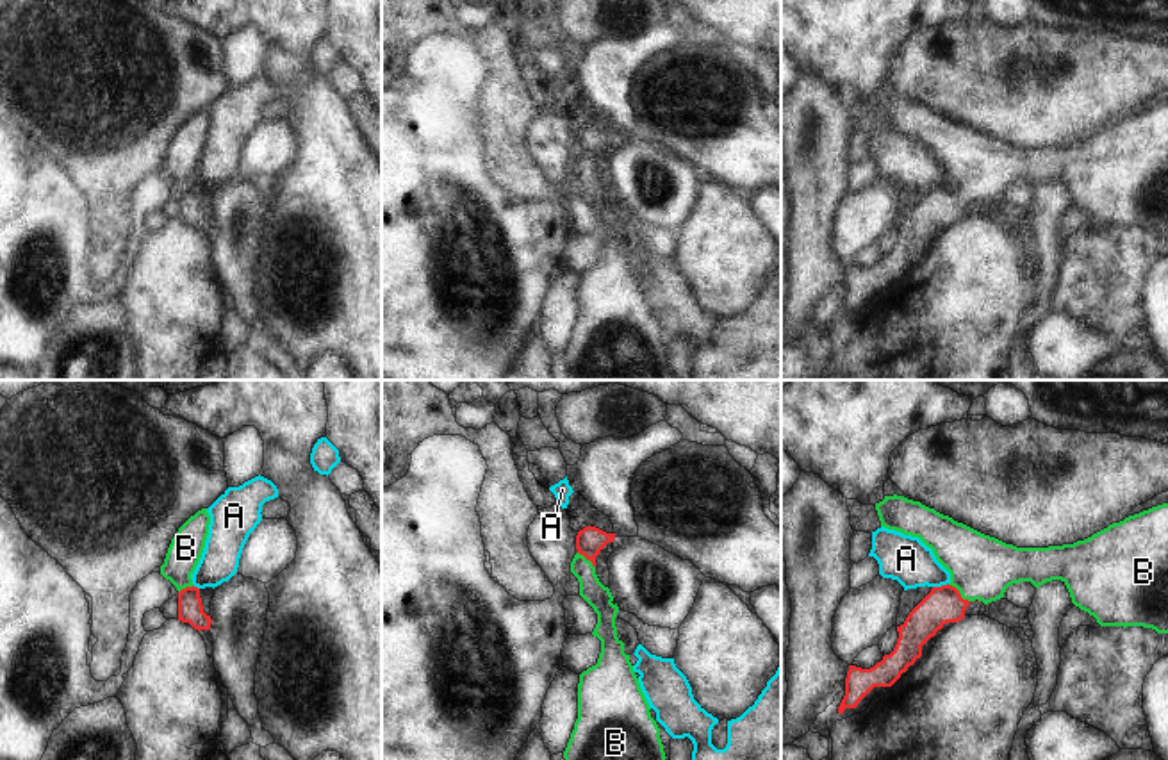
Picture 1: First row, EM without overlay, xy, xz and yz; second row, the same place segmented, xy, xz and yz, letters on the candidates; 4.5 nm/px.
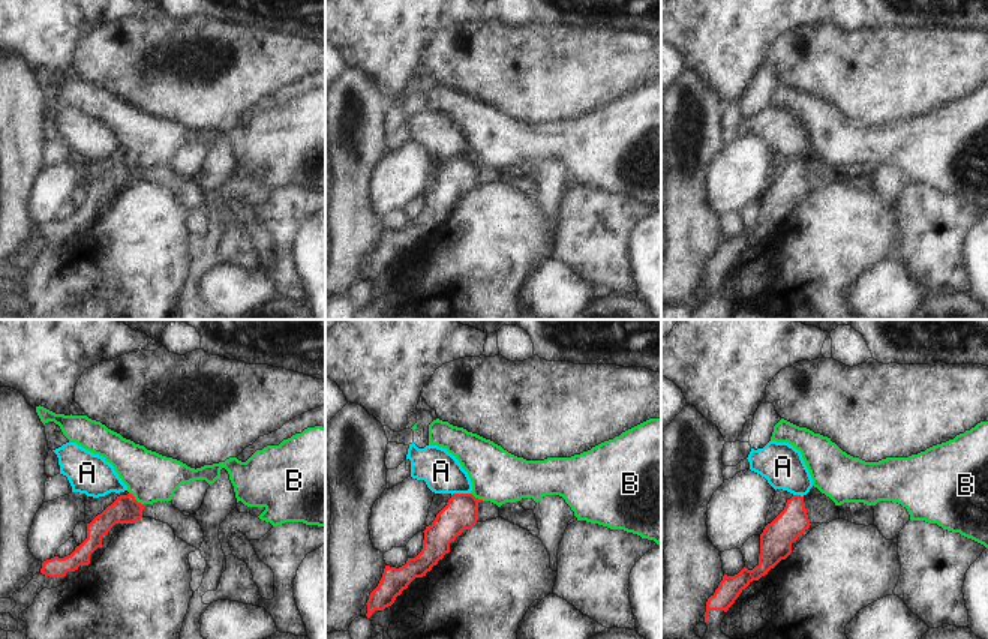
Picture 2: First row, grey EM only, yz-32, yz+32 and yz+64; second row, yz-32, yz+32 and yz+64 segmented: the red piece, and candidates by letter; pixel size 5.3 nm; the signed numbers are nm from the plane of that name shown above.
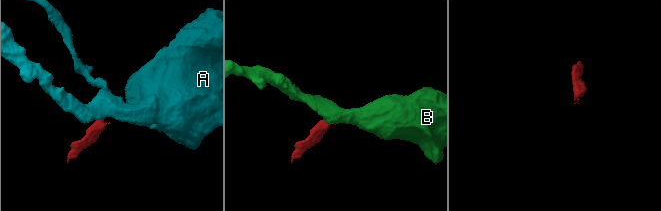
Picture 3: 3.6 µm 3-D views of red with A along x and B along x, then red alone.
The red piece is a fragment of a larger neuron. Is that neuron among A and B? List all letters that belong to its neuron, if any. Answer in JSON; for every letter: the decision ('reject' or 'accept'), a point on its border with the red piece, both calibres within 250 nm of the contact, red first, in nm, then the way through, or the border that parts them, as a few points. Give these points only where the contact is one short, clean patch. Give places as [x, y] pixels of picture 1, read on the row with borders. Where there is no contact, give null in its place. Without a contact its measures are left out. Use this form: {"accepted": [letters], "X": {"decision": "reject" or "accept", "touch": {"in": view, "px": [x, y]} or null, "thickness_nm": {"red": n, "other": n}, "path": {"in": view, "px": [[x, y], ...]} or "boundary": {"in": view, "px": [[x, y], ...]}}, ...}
{"accepted": ["B"], "A": {"decision": "reject", "touch": {"in": "yz", "px": [942, 586]}, "thickness_nm": {"red": 170, "other": 220}, "boundary": {"in": "yz", "px": [[947, 582], [933, 587]]}}, "B": {"decision": "accept", "touch": {"in": "yz", "px": [958, 593]}, "thickness_nm": {"red": 170, "other": 280}, "path": {"in": "yz", "px": [[942, 605], [958, 593], [981, 568]]}}}

